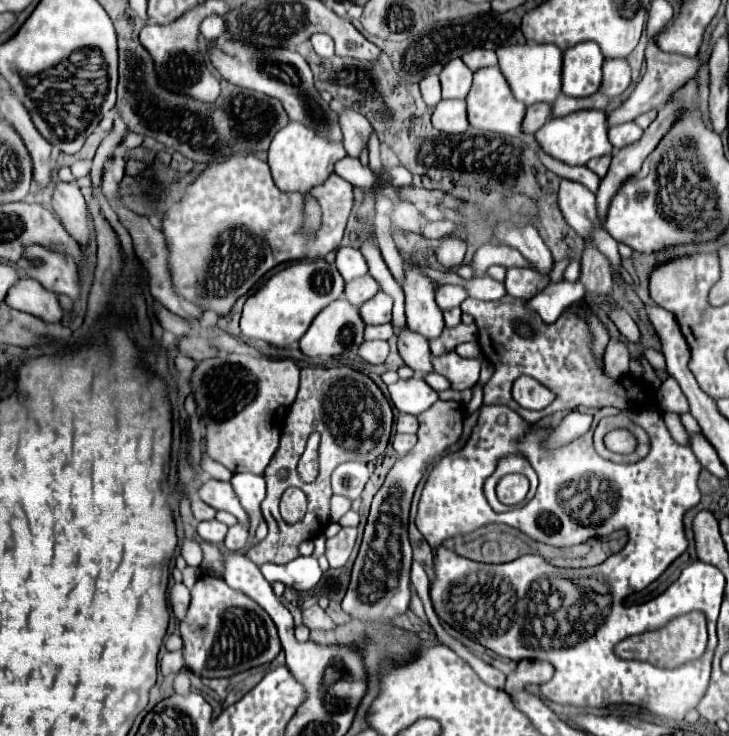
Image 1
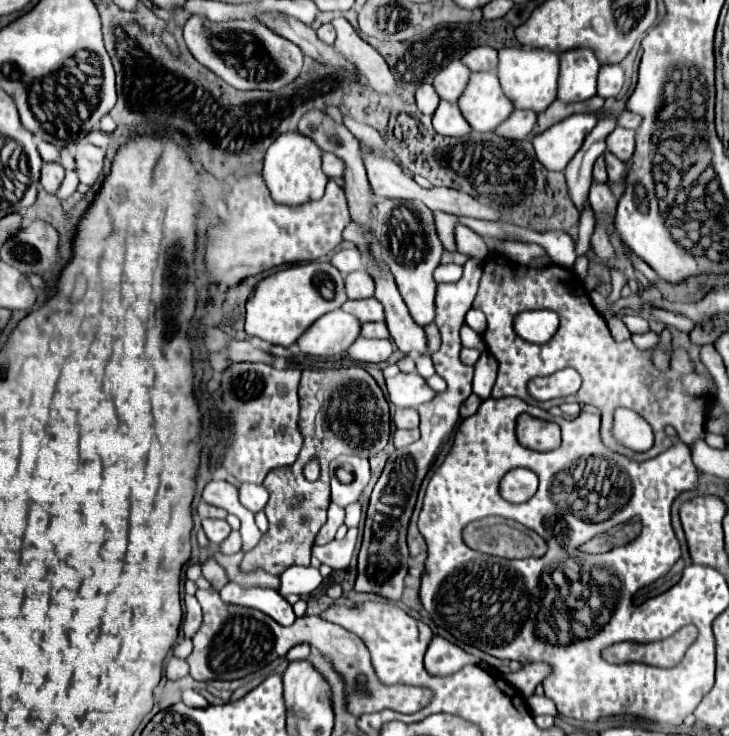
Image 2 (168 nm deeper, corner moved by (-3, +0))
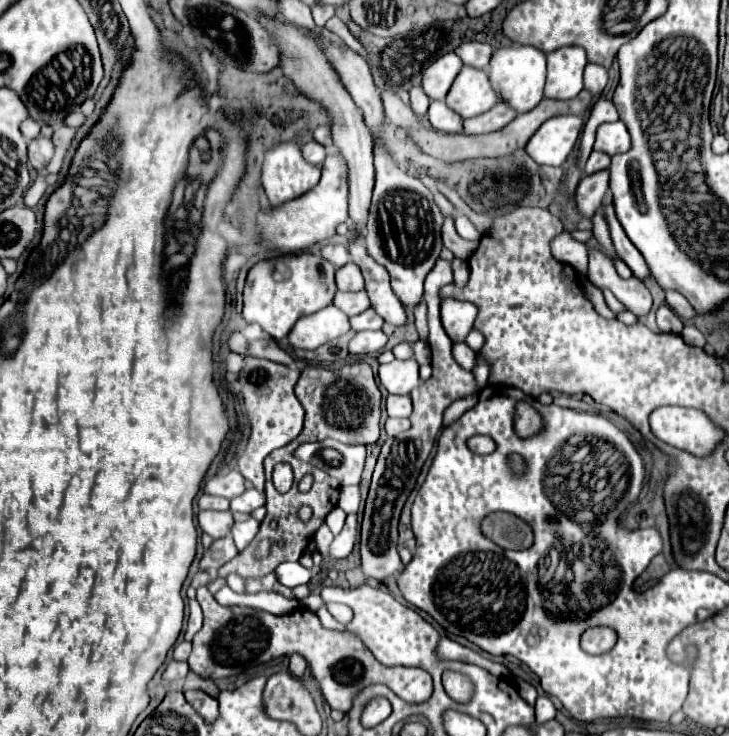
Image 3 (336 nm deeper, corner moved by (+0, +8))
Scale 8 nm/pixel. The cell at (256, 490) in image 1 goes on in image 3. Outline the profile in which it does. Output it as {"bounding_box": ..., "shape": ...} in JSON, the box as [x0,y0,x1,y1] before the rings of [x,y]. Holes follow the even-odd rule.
{"bounding_box":[231,488,265,514],"shape":[[[249,488],[241,496],[231,500],[231,512],[247,512],[249,514],[259,506],[265,506],[265,496],[259,494],[255,488]]]}

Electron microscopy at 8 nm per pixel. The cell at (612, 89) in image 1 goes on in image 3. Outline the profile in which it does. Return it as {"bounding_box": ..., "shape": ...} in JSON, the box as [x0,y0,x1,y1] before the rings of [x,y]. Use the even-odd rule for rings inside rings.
{"bounding_box":[583,64,609,96],"shape":[[[587,64],[585,68],[585,74],[583,74],[583,86],[585,90],[589,90],[593,96],[601,94],[605,84],[607,84],[609,76],[607,76],[607,70],[599,64]]]}

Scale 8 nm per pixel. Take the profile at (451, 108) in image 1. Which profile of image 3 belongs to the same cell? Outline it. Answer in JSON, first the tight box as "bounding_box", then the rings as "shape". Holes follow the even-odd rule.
{"bounding_box":[427,102,463,134],"shape":[[[431,102],[427,118],[429,118],[431,126],[439,132],[445,132],[445,134],[463,132],[463,118],[459,114],[455,114],[451,108],[447,108],[445,102]]]}

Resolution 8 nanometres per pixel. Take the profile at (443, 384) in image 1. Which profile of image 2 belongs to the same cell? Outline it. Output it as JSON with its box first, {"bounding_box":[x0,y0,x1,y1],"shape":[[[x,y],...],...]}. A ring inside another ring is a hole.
{"bounding_box":[416,354,436,378],"shape":[[[426,354],[426,356],[420,356],[420,358],[416,360],[416,372],[418,372],[422,378],[430,378],[430,376],[436,374],[436,372],[434,372],[434,366],[432,366],[432,360],[430,360],[428,354]]]}

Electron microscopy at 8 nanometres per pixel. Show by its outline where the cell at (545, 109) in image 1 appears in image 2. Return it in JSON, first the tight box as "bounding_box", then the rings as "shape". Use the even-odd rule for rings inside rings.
{"bounding_box":[496,110,538,140],"shape":[[[514,110],[510,120],[502,122],[496,132],[510,138],[510,140],[524,140],[524,138],[530,136],[536,122],[538,122],[536,112],[532,112],[532,110]]]}

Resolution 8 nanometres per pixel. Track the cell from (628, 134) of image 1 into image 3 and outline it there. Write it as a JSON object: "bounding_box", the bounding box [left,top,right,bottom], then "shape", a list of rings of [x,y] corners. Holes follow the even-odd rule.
{"bounding_box":[593,124,631,156],"shape":[[[601,124],[597,128],[597,140],[593,144],[593,150],[597,152],[605,152],[609,156],[615,156],[615,154],[623,154],[623,152],[629,152],[631,150],[631,138],[629,138],[629,132],[625,128],[625,124]]]}

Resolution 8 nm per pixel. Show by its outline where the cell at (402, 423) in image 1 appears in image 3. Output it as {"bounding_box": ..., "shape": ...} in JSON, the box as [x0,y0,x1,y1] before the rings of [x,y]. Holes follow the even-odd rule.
{"bounding_box":[387,396,411,418],"shape":[[[387,396],[387,414],[391,418],[407,418],[411,414],[411,398],[409,396]]]}

